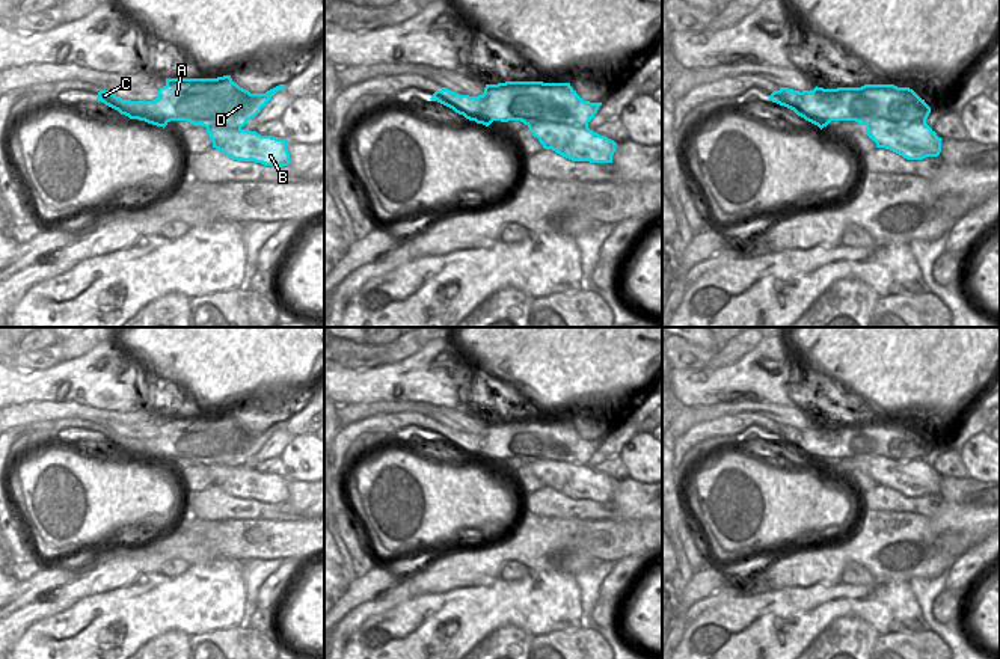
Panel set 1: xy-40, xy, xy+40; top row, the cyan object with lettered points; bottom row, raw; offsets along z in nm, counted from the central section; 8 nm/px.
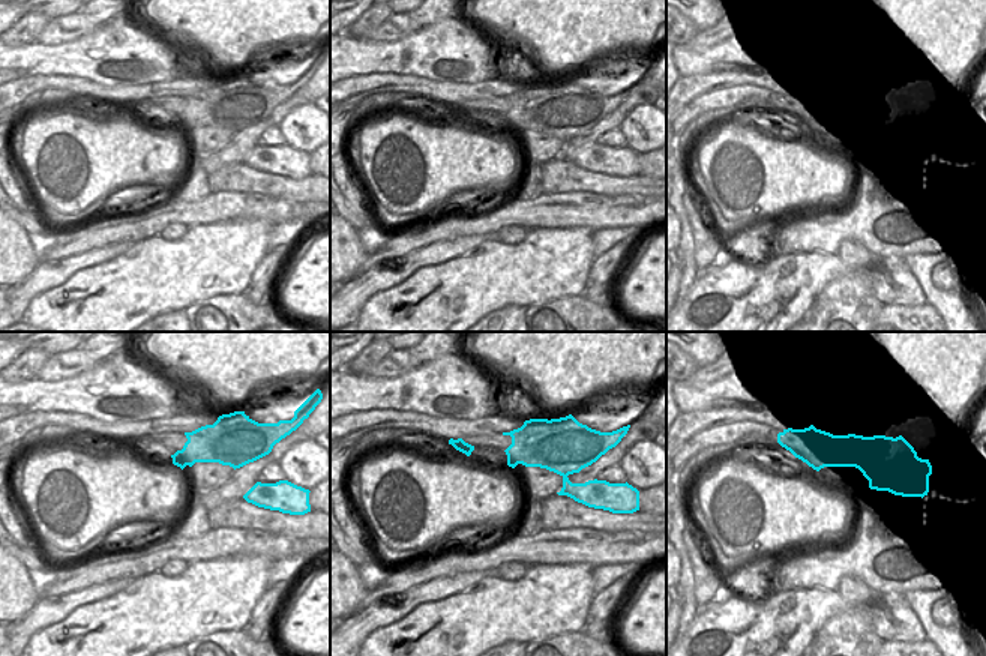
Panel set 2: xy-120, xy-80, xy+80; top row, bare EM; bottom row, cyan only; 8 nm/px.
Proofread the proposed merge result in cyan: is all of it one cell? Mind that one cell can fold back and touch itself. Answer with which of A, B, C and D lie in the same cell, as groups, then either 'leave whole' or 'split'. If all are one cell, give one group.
A D / B C; split

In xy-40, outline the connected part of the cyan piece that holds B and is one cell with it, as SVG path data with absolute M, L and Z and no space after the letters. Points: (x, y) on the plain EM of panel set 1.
M213 464L207 467L213 486L222 489L226 495L237 499L255 499L264 504L288 504L290 490L287 477L261 474L249 467L228 467Z

